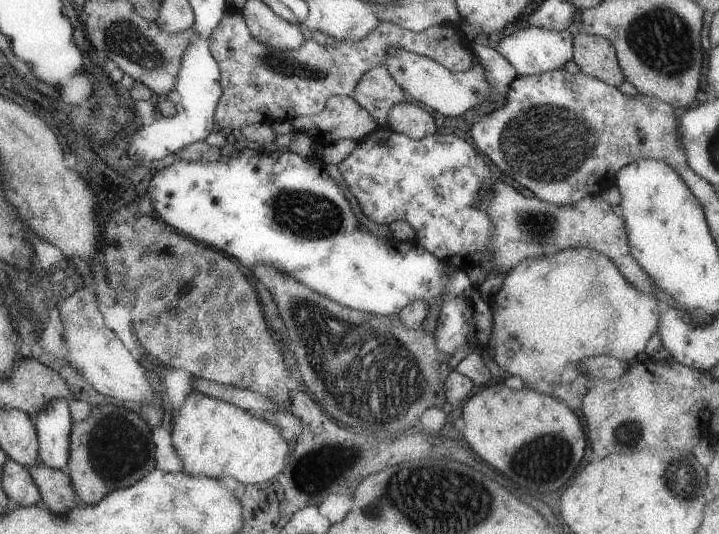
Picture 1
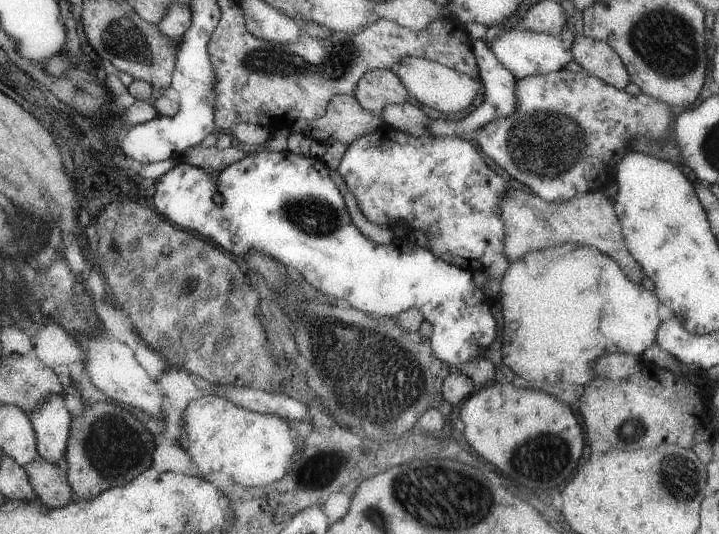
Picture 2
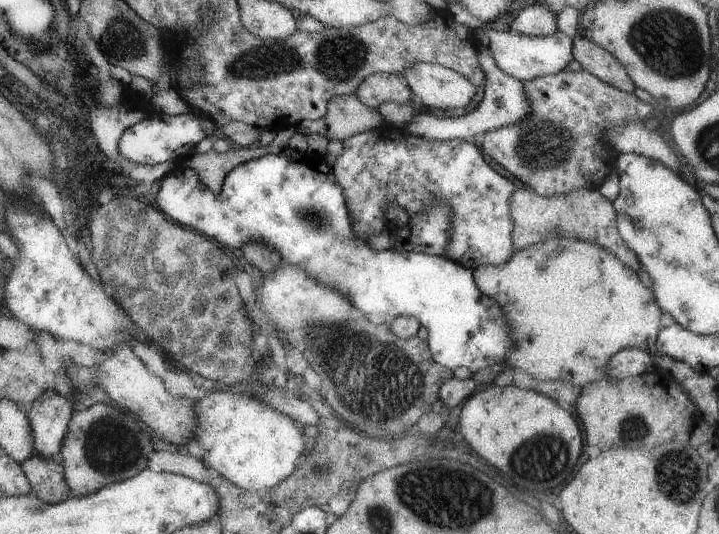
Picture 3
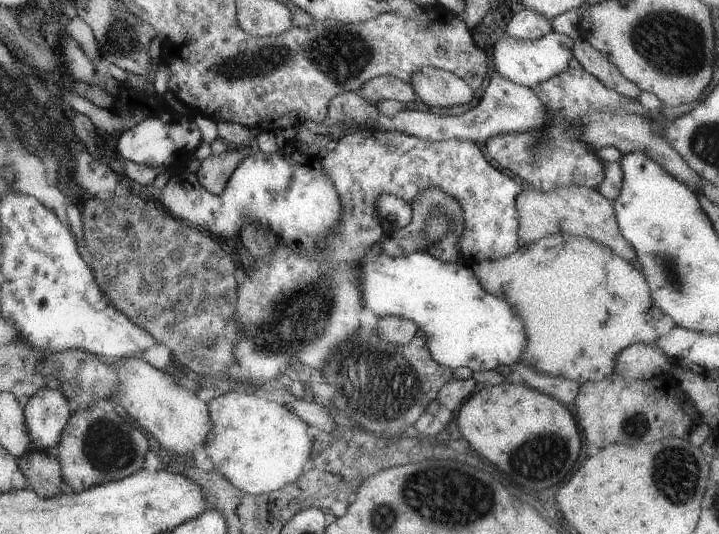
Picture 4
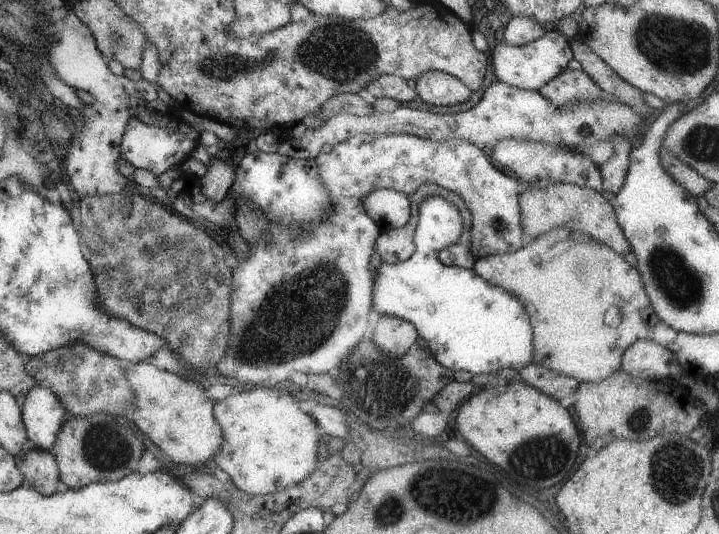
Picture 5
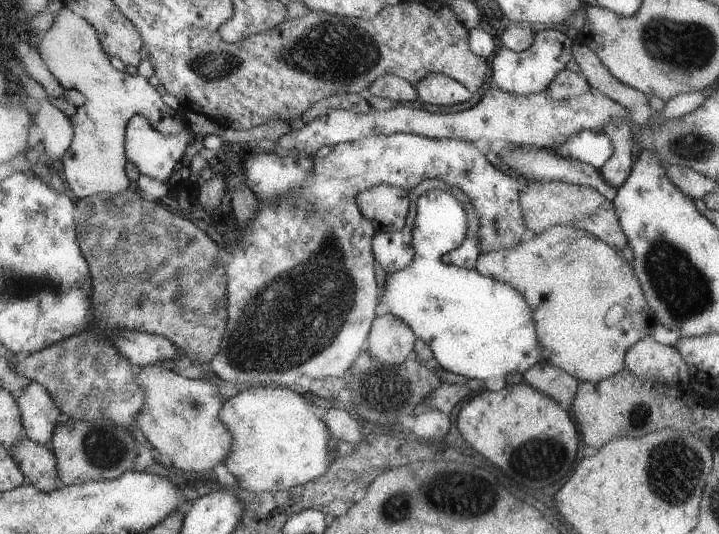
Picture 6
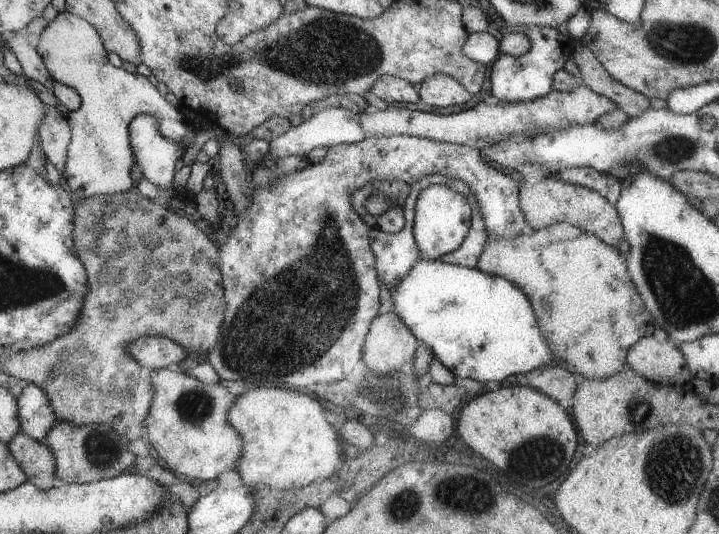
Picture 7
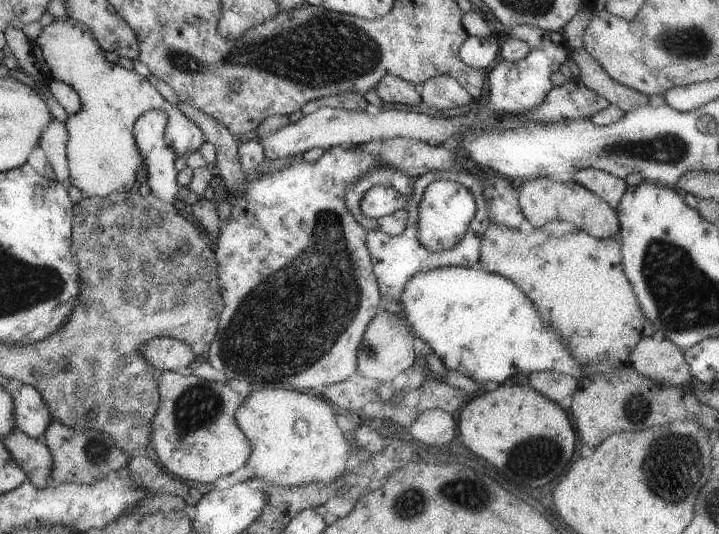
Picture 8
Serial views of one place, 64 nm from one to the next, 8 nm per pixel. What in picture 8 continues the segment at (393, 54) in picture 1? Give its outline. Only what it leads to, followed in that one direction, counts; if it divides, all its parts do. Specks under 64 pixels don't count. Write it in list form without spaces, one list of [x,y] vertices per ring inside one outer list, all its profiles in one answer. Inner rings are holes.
[[[449,75],[428,78],[418,87],[418,91],[422,102],[435,110],[466,106],[472,100],[472,96]]]

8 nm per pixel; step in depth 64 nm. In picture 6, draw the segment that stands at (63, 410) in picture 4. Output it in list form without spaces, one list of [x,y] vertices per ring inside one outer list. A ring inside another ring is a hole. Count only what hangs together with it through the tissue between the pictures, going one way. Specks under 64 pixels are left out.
[[[30,382],[16,400],[23,436],[38,445],[48,445],[56,424],[62,419],[50,394],[40,384]]]

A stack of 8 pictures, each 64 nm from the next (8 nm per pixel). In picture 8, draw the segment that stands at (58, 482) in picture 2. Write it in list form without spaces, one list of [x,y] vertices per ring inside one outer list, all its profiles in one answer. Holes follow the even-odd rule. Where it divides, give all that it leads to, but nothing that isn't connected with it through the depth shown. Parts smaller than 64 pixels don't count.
[[[13,430],[2,441],[17,466],[24,470],[27,480],[37,488],[45,487],[45,480],[51,472],[52,456],[42,439],[34,439]]]

